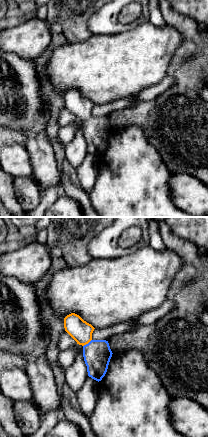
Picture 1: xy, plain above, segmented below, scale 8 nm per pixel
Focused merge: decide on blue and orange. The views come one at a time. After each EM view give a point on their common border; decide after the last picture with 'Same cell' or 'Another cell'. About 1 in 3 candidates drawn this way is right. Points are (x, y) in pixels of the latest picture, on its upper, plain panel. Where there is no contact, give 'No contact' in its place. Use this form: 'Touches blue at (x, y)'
Touches blue at (88, 119)

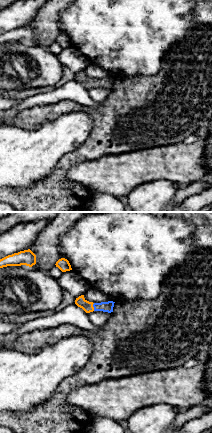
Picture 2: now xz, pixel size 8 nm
Touches blue at (93, 82)

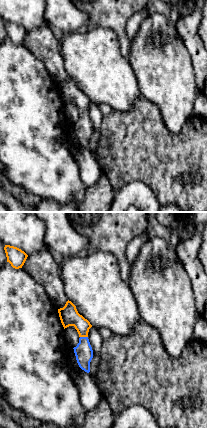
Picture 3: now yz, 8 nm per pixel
Touches blue at (84, 113)

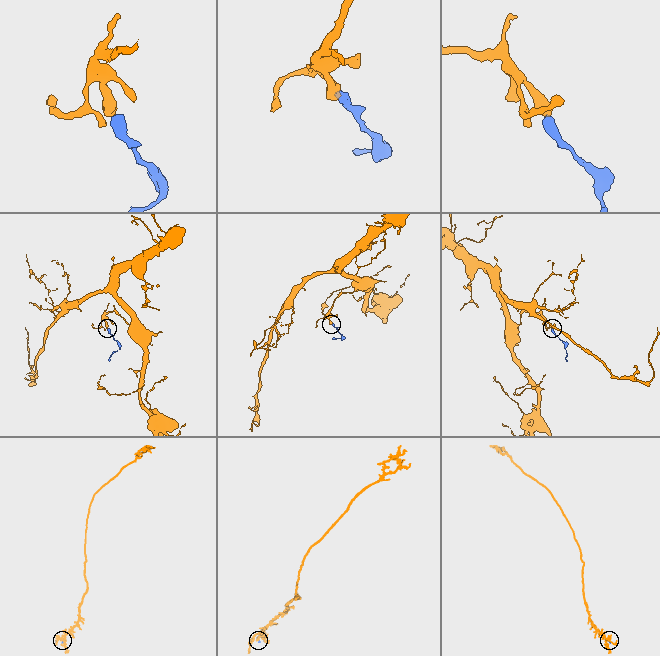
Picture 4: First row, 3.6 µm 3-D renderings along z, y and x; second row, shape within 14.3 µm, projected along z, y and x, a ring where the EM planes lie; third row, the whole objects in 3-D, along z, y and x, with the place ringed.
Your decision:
Same cell

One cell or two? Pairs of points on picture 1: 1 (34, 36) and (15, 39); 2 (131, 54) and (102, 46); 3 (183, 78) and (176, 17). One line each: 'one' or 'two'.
1: one
2: one
3: one

